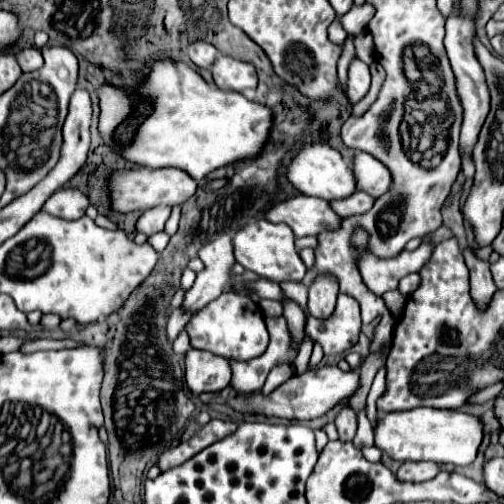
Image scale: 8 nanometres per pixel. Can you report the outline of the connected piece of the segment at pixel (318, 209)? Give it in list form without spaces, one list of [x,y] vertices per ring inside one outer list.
[[[296,195],[286,201],[278,201],[272,205],[272,209],[268,209],[264,219],[270,223],[286,223],[292,227],[296,237],[318,235],[320,231],[340,227],[340,217],[332,211],[328,201],[308,195]]]

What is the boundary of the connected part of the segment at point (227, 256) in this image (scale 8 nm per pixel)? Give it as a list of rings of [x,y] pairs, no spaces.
[[[222,235],[210,241],[208,245],[204,245],[204,249],[200,249],[198,257],[204,261],[206,269],[198,273],[192,289],[184,295],[182,309],[188,313],[198,313],[212,299],[220,297],[224,287],[228,285],[230,267],[234,265],[232,239],[228,235]]]

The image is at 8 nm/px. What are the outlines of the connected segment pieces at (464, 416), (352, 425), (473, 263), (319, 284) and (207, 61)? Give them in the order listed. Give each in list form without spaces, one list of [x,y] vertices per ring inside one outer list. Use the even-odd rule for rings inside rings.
[[[416,407],[408,411],[392,411],[376,419],[374,423],[374,445],[390,455],[396,461],[434,461],[434,463],[452,463],[452,465],[468,465],[476,457],[476,449],[482,443],[482,423],[476,415],[464,411],[448,411],[434,407]]]
[[[344,405],[342,411],[336,415],[334,419],[338,433],[340,433],[340,441],[352,441],[356,435],[356,413],[350,405]]]
[[[472,249],[464,251],[464,259],[466,259],[468,271],[470,271],[470,295],[472,295],[474,303],[476,303],[476,307],[480,311],[484,311],[490,305],[492,295],[496,291],[496,285],[494,285],[492,275],[490,275],[490,263],[480,261],[472,253]]]
[[[320,275],[308,289],[308,309],[316,319],[328,319],[336,307],[338,285],[332,275]]]
[[[194,41],[188,45],[188,57],[200,69],[210,69],[218,57],[218,49],[214,49],[214,45],[210,45],[206,41]]]

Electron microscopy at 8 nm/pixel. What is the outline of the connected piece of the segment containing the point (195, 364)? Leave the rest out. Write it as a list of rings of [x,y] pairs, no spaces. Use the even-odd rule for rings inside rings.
[[[190,349],[186,355],[186,385],[194,395],[206,391],[220,391],[230,383],[232,371],[224,357],[208,351]]]

